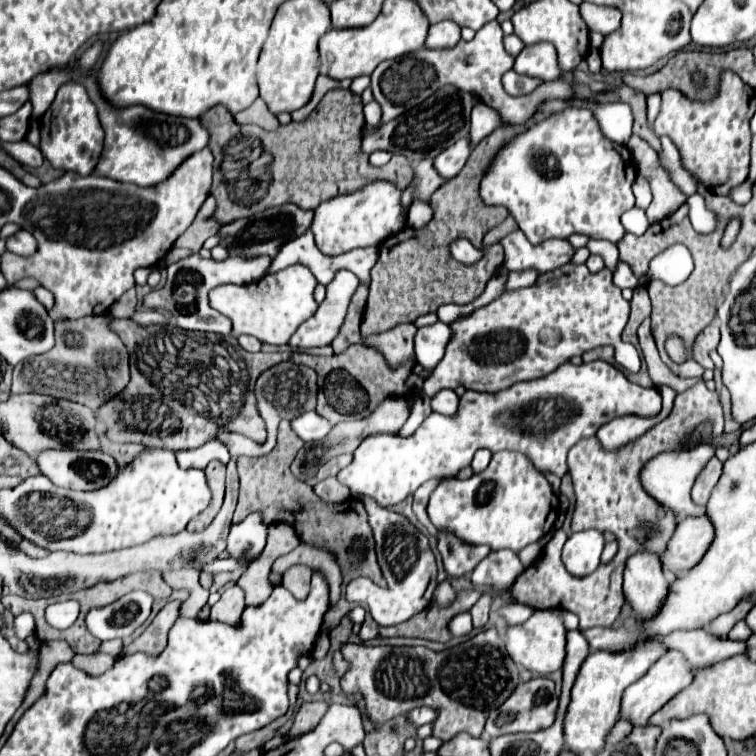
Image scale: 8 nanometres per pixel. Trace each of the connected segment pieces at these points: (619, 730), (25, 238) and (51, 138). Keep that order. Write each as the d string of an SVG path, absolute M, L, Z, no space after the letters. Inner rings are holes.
M619 720L619 722L613 726L613 730L609 732L609 736L607 736L607 744L621 742L621 740L625 738L625 734L627 734L627 732L631 732L631 730L633 730L631 722L623 722L623 720Z
M19 230L15 236L11 236L7 240L7 250L19 256L31 256L37 250L37 240L33 238L31 232L27 230Z
M77 80L65 82L57 90L55 100L41 122L43 156L53 164L53 168L71 170L71 172L87 176L95 172L99 156L103 154L103 142L105 142L105 134L97 118L97 106L89 98L85 86Z

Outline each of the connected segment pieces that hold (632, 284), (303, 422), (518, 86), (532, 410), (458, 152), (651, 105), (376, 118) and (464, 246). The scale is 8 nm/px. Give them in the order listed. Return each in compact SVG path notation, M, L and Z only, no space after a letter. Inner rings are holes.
M619 262L619 266L617 266L617 270L615 270L615 274L613 274L613 282L623 290L623 288L631 288L631 290L635 290L637 286L639 286L639 280L635 278L635 274L631 272L631 268L627 266L627 264L623 264L623 262Z
M305 412L303 416L299 416L297 420L291 422L293 430L297 432L297 436L303 442L321 442L329 432L331 432L331 424L321 418L317 412Z
M509 70L503 74L503 88L507 94L511 96L523 96L533 92L541 82L535 78L527 78L527 76L519 76L515 70Z
M595 360L589 364L575 366L565 362L553 374L539 380L519 382L509 390L499 394L483 394L467 390L459 400L459 412L455 416L443 416L431 412L417 432L411 438L399 438L397 434L375 434L361 442L355 450L353 462L337 474L337 480L349 488L351 498L373 498L379 506L393 506L405 500L411 492L415 492L421 484L431 478L455 478L459 470L471 466L473 454L479 448L487 448L491 452L499 450L517 450L531 458L537 470L553 472L563 478L569 472L567 466L567 452L573 444L583 438L595 436L599 426L611 422L611 418L619 418L623 414L641 414L641 416L655 416L661 410L659 390L655 388L641 388L639 384L631 384L621 370L615 366Z
M463 138L459 142L455 142L453 146L449 146L447 150L443 150L437 158L435 158L435 170L439 170L439 176L449 180L449 178L455 178L455 174L463 168L463 164L467 162L471 154L471 148L469 148L469 140Z
M649 94L647 96L647 118L649 118L649 122L655 120L655 116L659 112L659 102L661 102L661 94Z
M375 100L369 102L363 110L365 110L365 122L367 122L367 126L377 128L381 124L381 108L377 106L377 102Z
M459 240L459 242L453 242L451 244L451 254L453 258L457 258L459 262L465 262L465 264L473 264L477 262L481 256L481 252L477 248L473 248L467 240Z

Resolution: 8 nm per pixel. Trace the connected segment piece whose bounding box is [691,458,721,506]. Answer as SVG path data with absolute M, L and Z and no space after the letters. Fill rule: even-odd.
M711 458L707 462L707 466L699 472L699 476L697 476L695 484L693 484L691 500L697 506L705 506L707 498L711 496L711 490L715 488L715 484L719 482L719 478L721 478L721 462L717 458Z

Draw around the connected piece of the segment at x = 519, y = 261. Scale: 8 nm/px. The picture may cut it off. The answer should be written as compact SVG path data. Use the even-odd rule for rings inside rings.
M521 230L511 232L501 240L505 248L505 268L511 272L537 270L539 274L551 272L557 266L569 264L575 248L567 240L545 240L539 246L533 246Z

